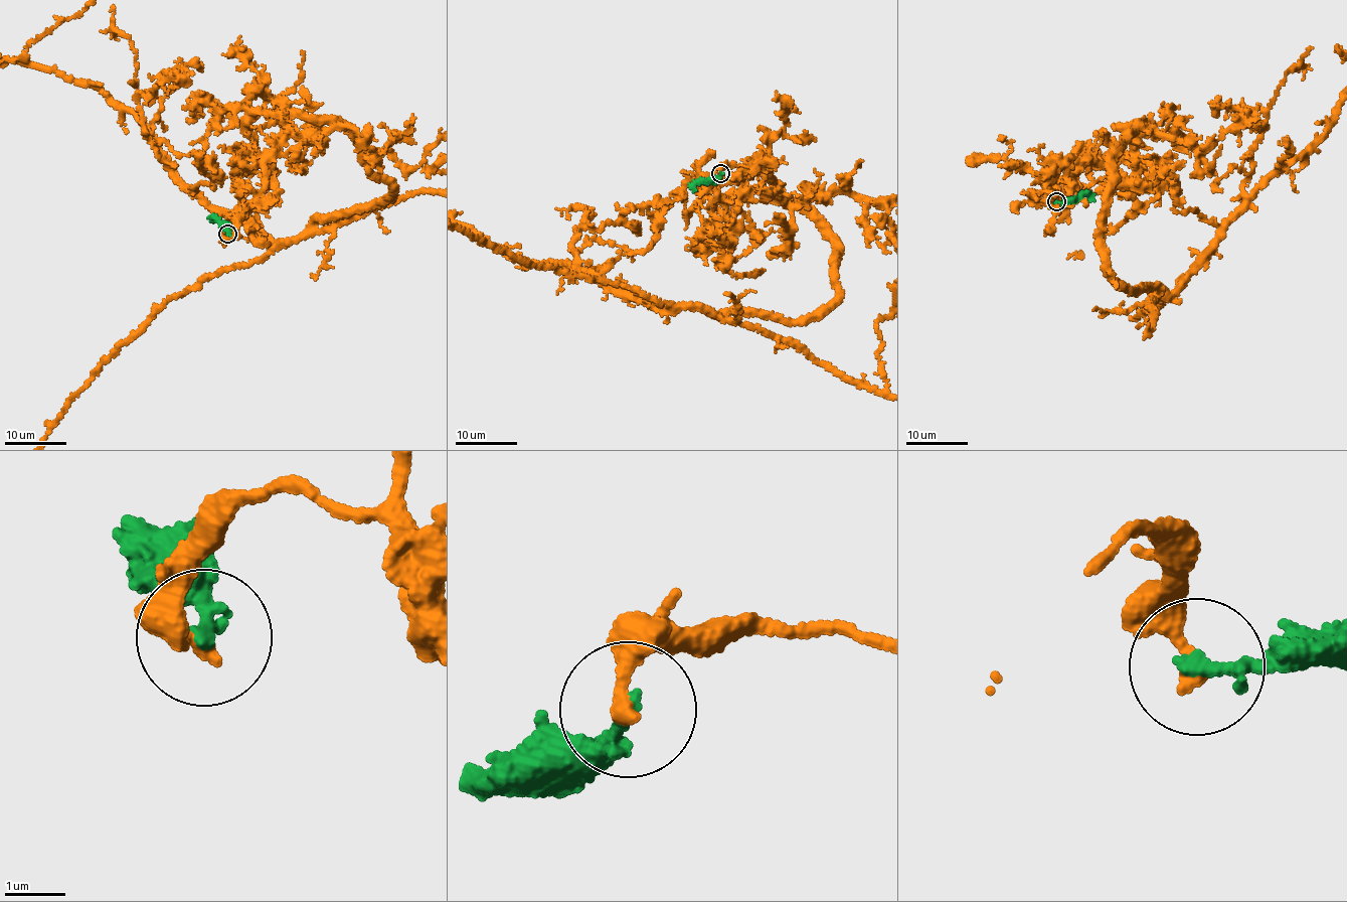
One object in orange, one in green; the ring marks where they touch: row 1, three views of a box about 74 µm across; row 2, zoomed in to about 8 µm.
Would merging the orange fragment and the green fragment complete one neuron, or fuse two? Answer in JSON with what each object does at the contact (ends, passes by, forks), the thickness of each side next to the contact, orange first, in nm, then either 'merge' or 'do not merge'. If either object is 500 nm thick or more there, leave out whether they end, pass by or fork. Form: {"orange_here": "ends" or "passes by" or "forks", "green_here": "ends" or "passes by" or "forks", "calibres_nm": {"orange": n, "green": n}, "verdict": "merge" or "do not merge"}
{"orange_here": "ends", "green_here": "ends", "calibres_nm": {"orange": 320, "green": 260}, "verdict": "do not merge"}

